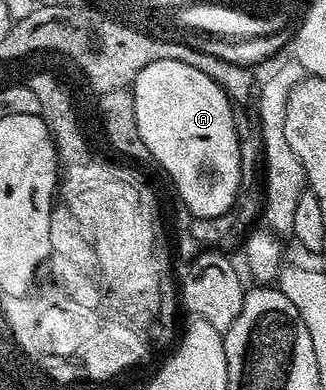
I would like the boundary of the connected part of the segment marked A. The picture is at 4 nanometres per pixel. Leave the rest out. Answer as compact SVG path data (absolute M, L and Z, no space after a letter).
M160 59L152 64L146 65L144 69L135 76L133 82L134 106L135 106L135 124L139 130L140 140L147 146L151 159L154 162L158 161L157 169L170 180L174 185L174 190L178 193L178 198L191 210L191 215L194 218L219 218L224 216L230 210L233 210L239 197L240 191L243 189L242 181L242 157L240 156L240 144L238 143L238 133L234 127L234 116L236 113L235 107L232 108L232 99L226 94L220 86L216 85L213 80L209 79L205 74L197 71L195 68L190 68L187 64L182 64L174 59Z

